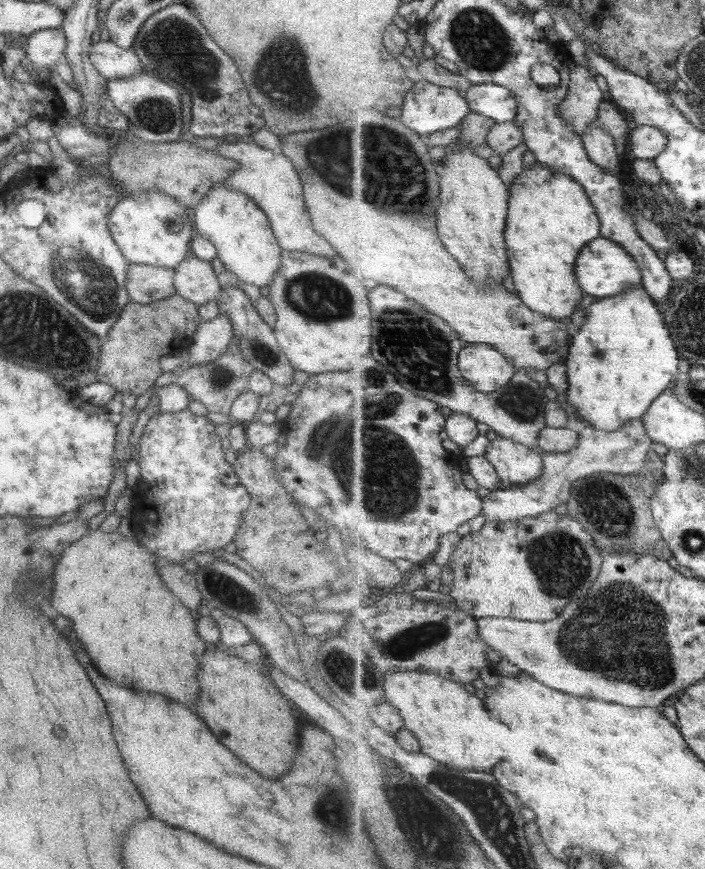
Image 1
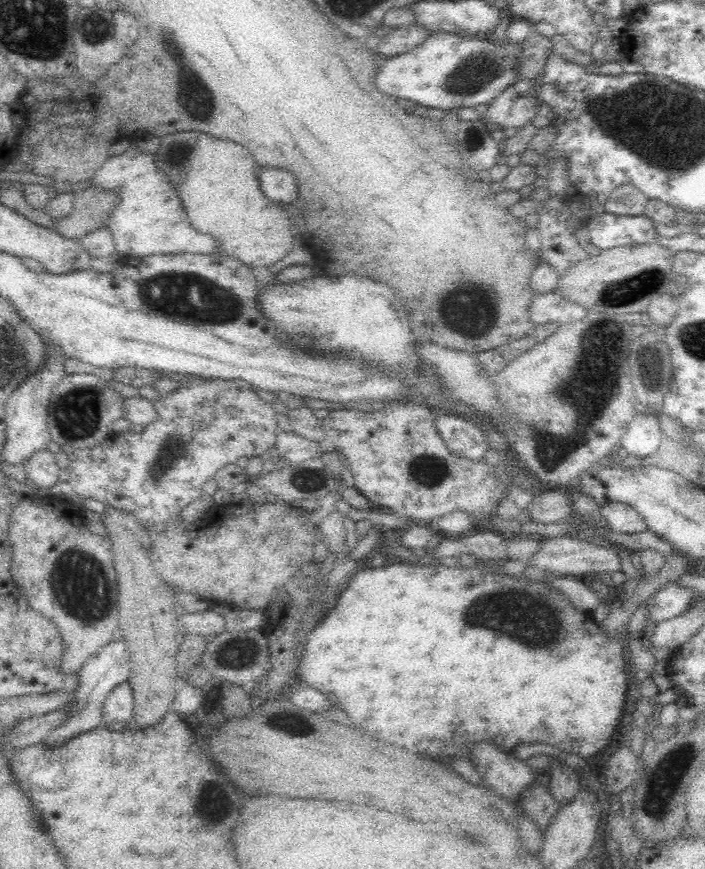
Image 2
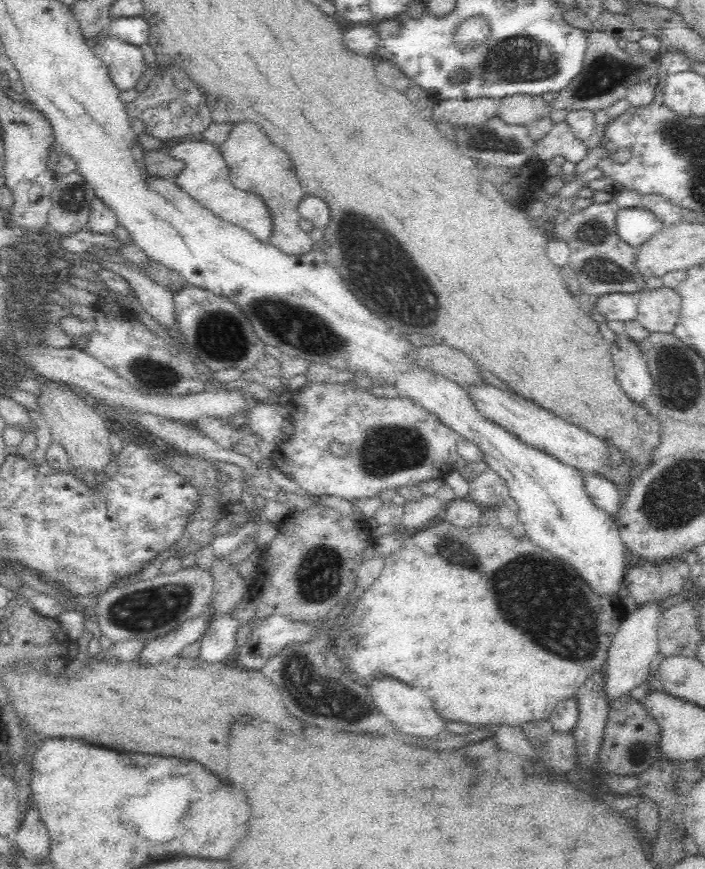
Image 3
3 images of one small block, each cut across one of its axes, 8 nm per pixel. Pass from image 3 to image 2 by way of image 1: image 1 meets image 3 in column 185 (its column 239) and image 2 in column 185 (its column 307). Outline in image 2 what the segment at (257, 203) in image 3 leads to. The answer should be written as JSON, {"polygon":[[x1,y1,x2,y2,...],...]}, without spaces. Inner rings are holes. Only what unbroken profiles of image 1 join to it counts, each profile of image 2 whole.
{"polygon":[[134,146,126,154,111,152,102,166,97,167,91,180,94,189,112,191,116,193,119,201,110,216,104,221,104,226,110,229,114,238,115,256,148,256,152,254,212,254,216,252,216,242,210,236,198,234,197,230,190,228,188,217,181,207,174,187,168,183,166,175,154,168,152,156,138,154]]}

